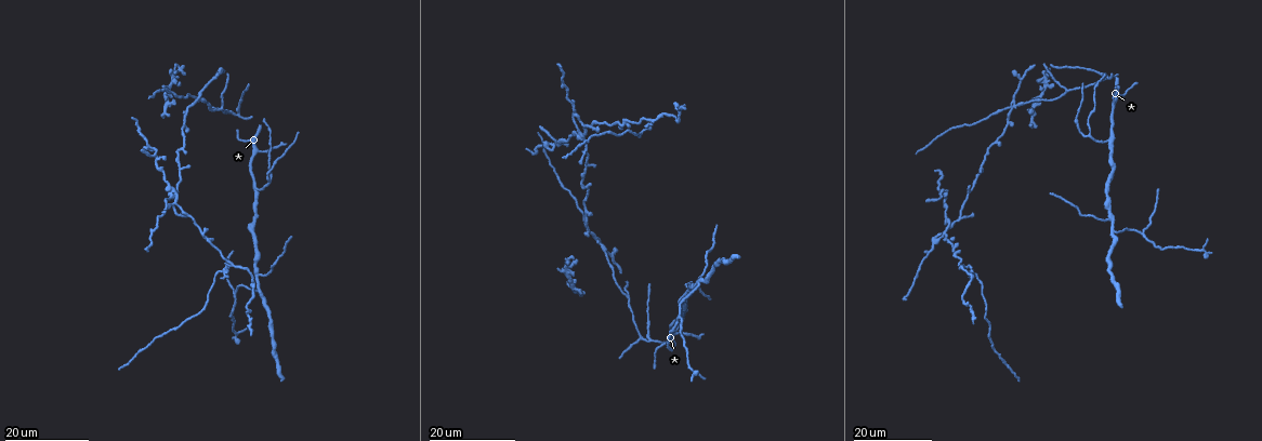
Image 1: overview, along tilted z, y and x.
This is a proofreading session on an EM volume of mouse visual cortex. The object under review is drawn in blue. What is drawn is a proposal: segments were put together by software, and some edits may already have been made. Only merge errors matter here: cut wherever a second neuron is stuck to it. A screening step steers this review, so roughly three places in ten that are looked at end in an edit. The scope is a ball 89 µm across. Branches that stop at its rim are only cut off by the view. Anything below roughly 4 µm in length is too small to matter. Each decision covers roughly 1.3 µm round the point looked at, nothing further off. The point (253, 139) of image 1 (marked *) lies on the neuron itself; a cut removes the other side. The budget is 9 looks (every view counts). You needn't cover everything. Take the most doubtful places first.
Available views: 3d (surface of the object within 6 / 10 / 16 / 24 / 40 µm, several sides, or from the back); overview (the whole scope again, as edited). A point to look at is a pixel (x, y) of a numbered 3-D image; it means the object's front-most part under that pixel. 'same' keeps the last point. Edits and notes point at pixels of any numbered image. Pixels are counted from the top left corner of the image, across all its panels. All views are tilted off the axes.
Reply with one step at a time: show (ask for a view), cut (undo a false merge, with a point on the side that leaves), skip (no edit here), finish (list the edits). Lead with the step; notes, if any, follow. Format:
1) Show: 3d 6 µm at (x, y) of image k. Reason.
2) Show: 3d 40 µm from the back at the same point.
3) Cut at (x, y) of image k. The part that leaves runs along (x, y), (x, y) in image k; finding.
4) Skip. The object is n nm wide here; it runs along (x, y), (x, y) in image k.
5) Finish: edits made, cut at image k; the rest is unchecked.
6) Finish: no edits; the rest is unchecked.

Show: 3d 24 µm at (596, 240) of image 1. Looks like a crossing.

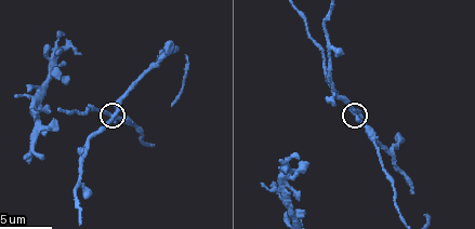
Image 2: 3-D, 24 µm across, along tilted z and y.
Show: 3d 10 µm at (112, 115) of image 2. Closer look.

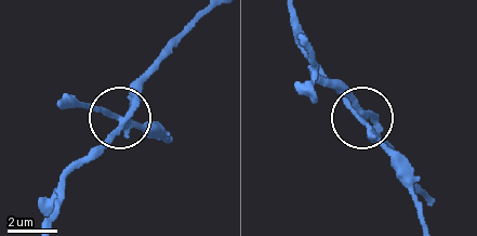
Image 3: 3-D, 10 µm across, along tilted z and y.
Cut at (133, 86) of image 3. The object is 230 nm wide here; the part that leaves runs along (129, 123), (71, 174), (56, 218) in image 3; two neurons meet here.

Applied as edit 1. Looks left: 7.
Show: 3d 16 µm at (1112, 222) of image 1. Arms part here.

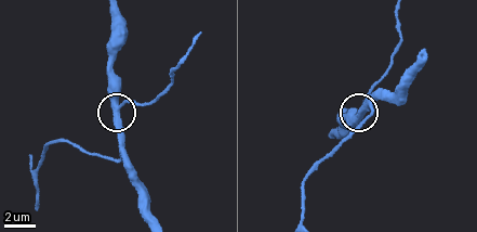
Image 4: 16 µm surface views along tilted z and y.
Show: 3d 6 µm at (117, 110) of image 4.

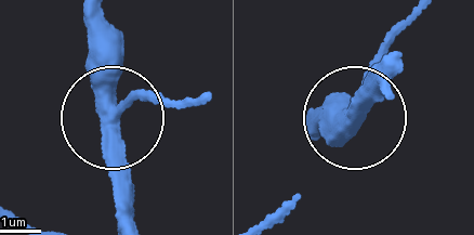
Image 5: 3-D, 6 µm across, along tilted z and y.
Skip. The side arm is 21 µm long; 3 arms meet here; all the same neuron.

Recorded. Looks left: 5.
Show: 3d 24 µm at (257, 189) of image 1.

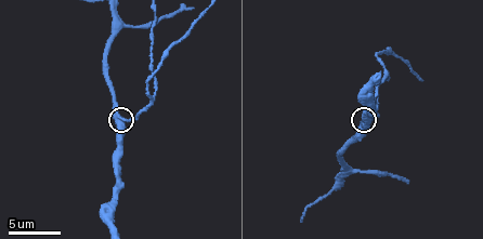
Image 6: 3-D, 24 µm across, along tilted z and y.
Show: 3d 10 µm at (119, 119) of image 6.

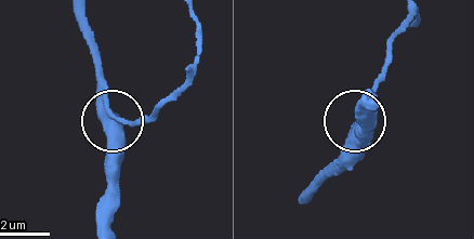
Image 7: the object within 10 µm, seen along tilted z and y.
Show: 3d 6 µm at (116, 121) of image 7.

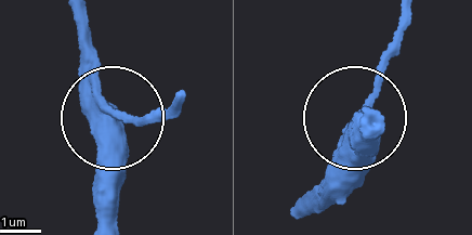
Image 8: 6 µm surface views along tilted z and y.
Skip. It runs along (299, 207), (372, 93), (392, 33) in image 8; all the same neuron.

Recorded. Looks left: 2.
Show: 3d 24 µm at (233, 296) of image 1. Three-way junction.

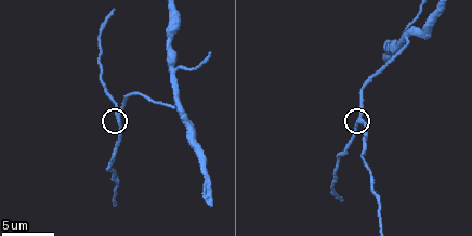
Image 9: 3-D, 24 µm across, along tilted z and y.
Show: 3d 6 µm at (359, 122) of image 9. Closer look.

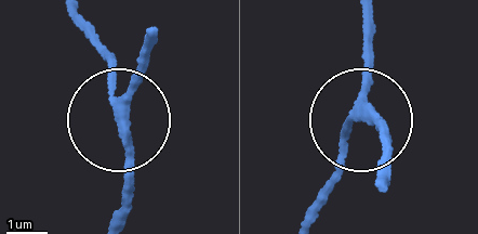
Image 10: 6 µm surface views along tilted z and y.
Skip. 3 arms meet here; it runs along (157, 37), (121, 108), (101, 35) in image 10; all the same neuron.

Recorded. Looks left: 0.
Finish: edits made, cut at image 3; the rest is unchecked.

